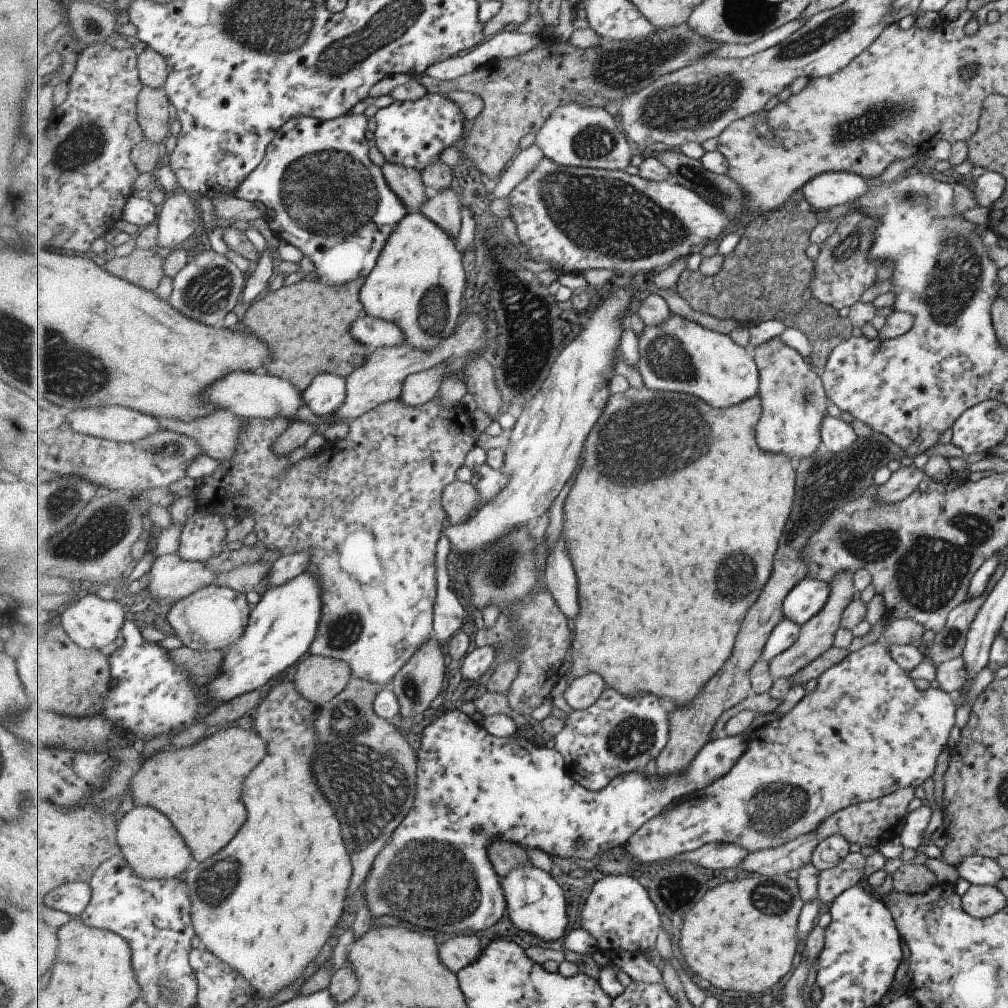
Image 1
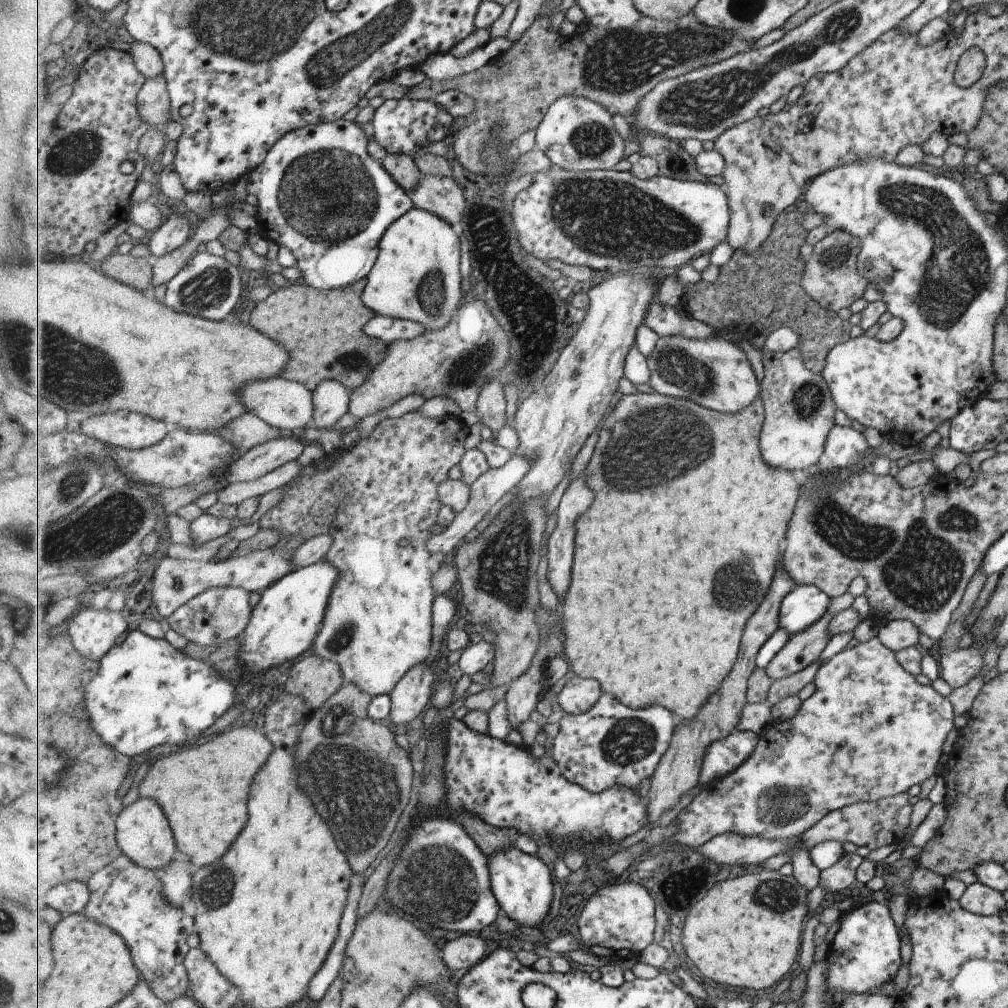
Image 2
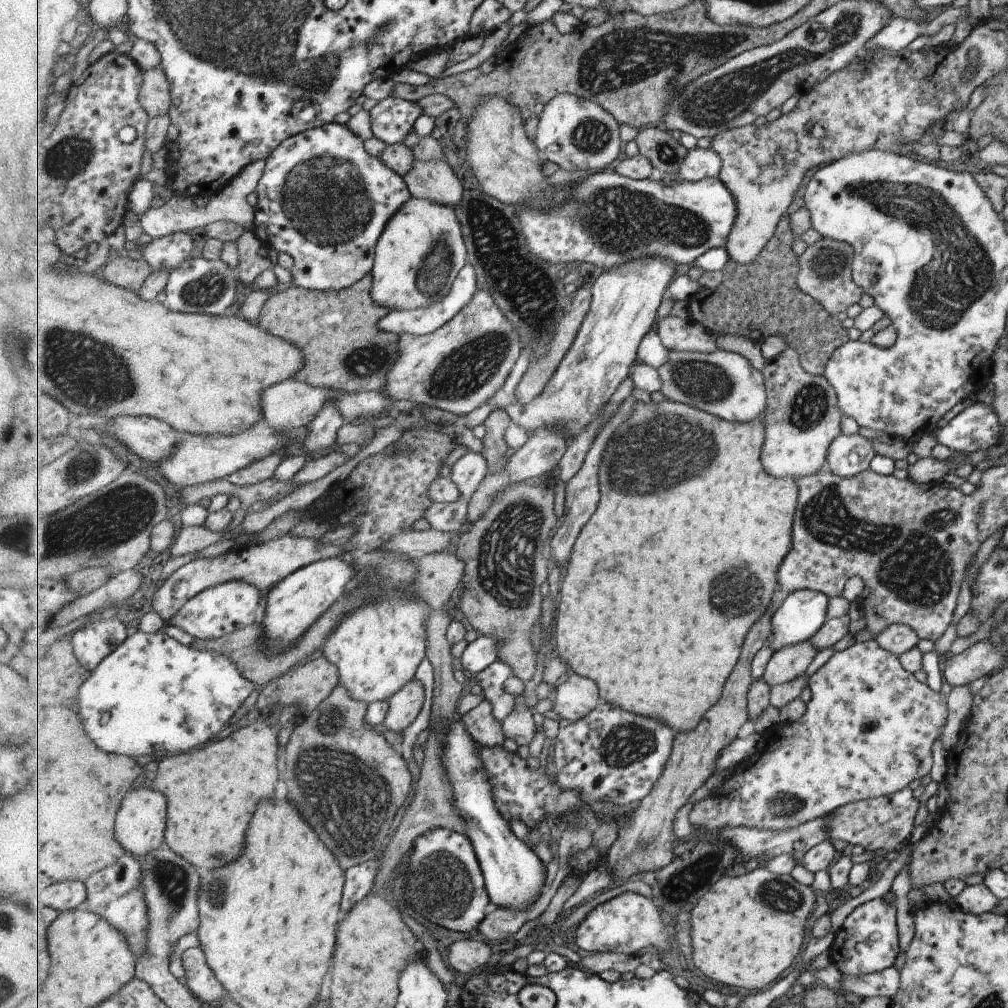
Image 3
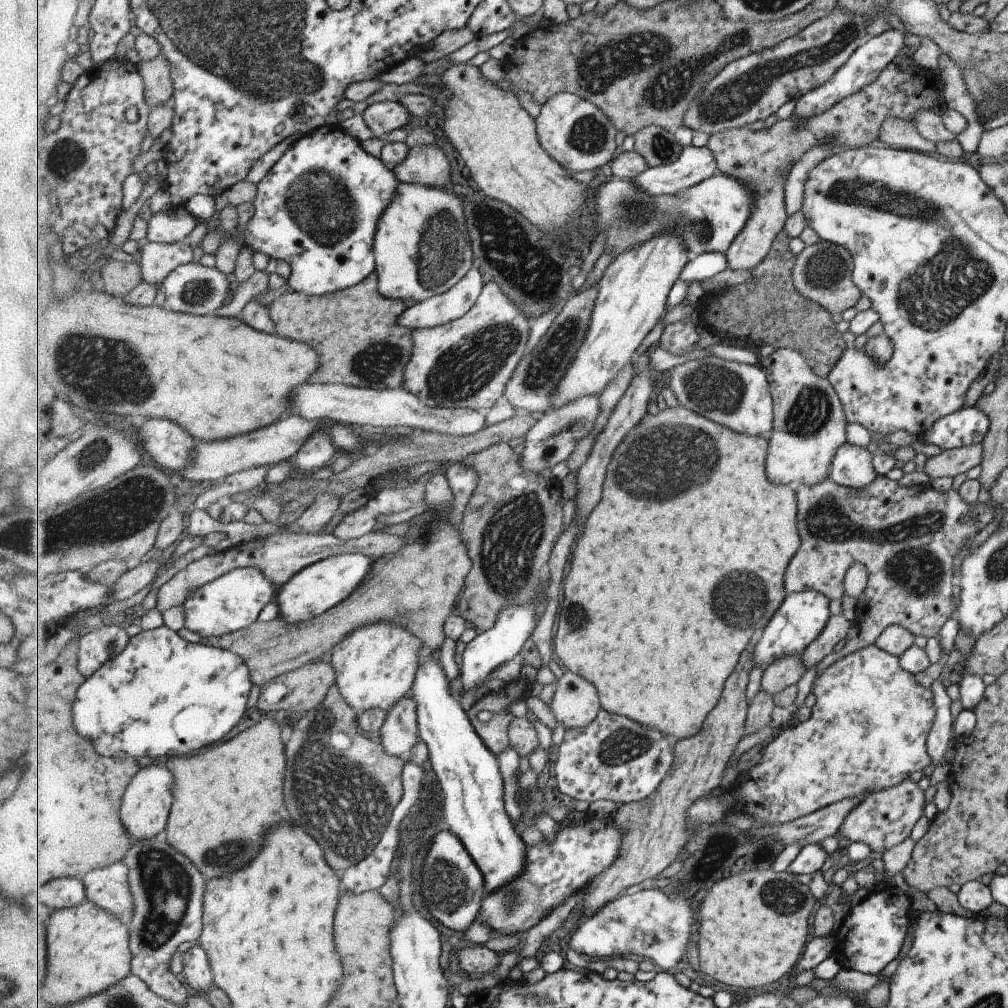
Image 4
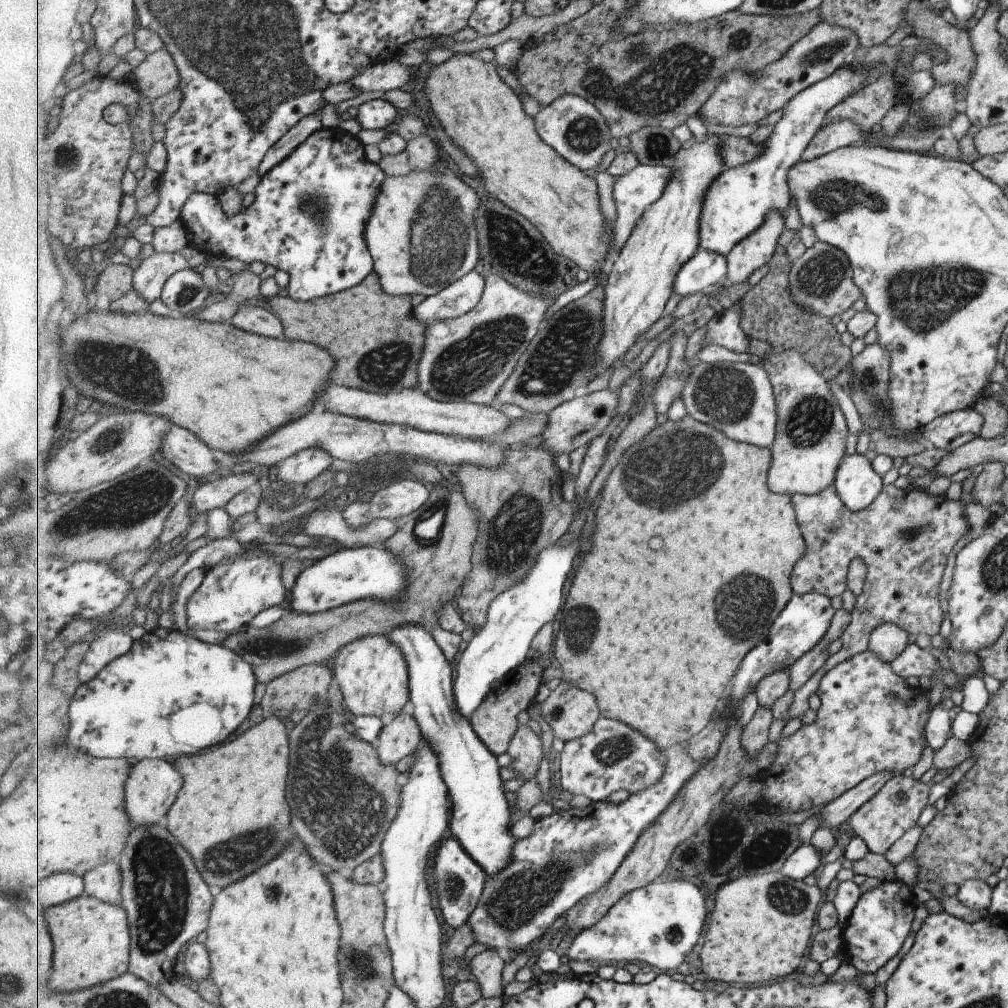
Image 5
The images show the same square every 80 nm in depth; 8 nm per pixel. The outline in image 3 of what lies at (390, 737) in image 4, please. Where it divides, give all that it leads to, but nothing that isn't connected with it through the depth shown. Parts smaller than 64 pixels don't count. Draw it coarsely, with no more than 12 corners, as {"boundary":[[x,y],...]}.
{"boundary":[[415,679],[389,701],[384,724],[401,733],[417,720],[425,686]]}

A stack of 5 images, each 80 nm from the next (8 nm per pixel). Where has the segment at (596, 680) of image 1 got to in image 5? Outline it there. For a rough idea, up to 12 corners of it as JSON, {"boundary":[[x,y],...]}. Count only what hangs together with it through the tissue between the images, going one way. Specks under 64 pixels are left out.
{"boundary":[[563,679],[540,705],[553,736],[585,737],[603,714]]}

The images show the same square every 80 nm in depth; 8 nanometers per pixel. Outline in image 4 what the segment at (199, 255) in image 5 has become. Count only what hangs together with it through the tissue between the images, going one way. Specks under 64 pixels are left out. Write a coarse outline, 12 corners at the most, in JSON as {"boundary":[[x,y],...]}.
{"boundary":[[149,242],[142,277],[163,288],[179,266],[193,260],[185,242]]}

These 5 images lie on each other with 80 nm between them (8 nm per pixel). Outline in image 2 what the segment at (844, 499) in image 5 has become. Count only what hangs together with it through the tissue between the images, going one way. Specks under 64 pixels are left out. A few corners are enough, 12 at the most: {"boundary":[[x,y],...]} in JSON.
{"boundary":[[831,425],[825,453],[847,468],[869,449],[851,427]]}

